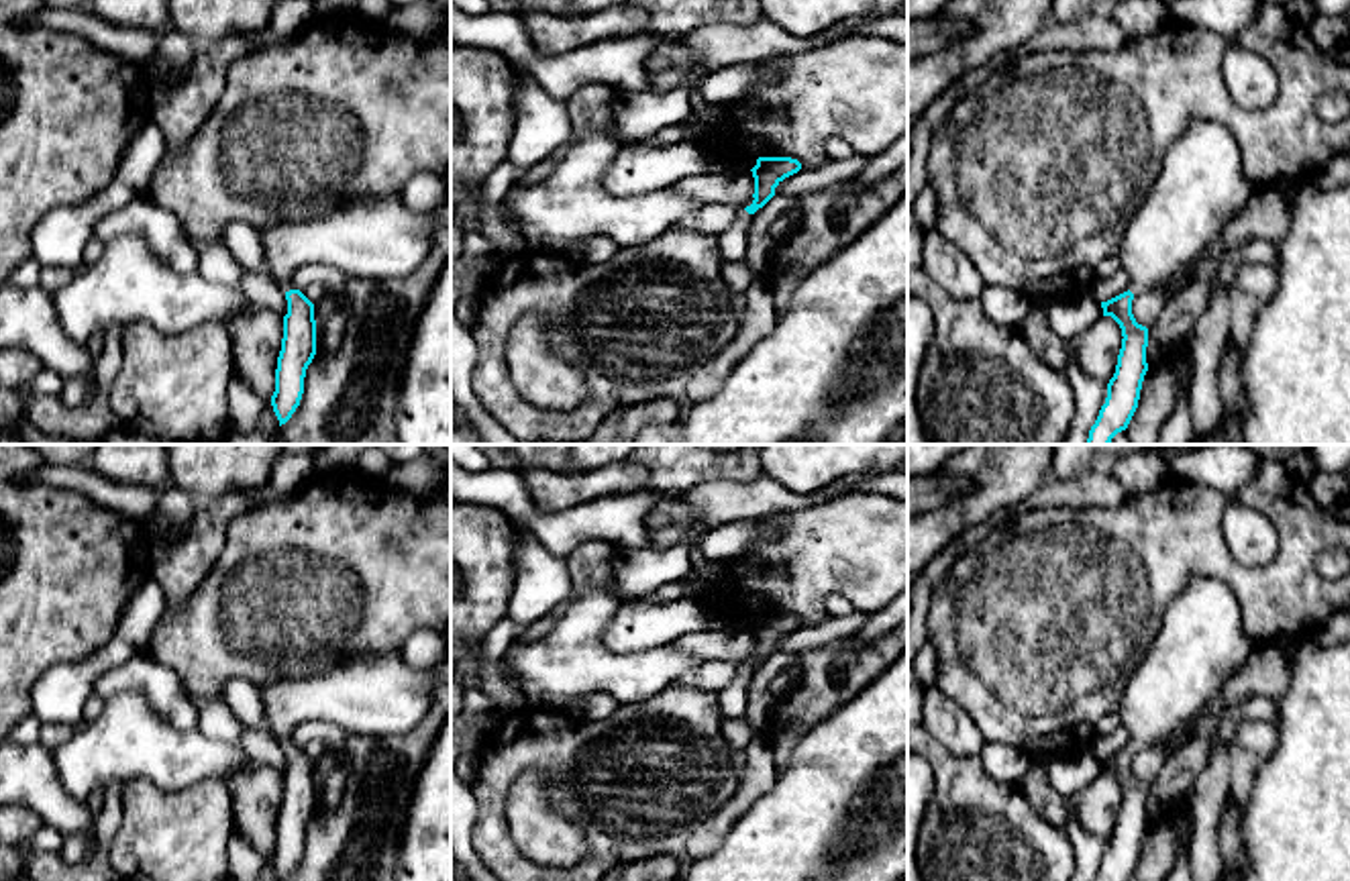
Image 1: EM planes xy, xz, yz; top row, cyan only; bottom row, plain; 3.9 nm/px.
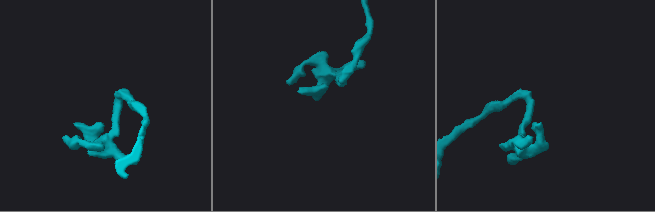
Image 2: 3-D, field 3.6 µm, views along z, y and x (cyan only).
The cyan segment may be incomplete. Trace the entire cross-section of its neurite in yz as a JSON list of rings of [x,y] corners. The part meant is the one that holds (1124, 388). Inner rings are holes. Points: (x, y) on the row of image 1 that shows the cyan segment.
[[[1128,290],[1107,302],[1101,302],[1103,316],[1111,316],[1122,328],[1122,349],[1115,373],[1107,383],[1107,398],[1089,430],[1087,445],[1109,445],[1126,430],[1140,400],[1144,375],[1148,371],[1146,347],[1148,328],[1138,324],[1132,314],[1134,294]]]

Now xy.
[[[400,192],[383,198],[353,198],[322,202],[314,212],[281,218],[265,226],[261,235],[265,267],[288,300],[283,316],[283,339],[275,369],[275,392],[271,396],[279,426],[285,424],[304,394],[306,369],[316,355],[314,304],[290,286],[290,277],[304,265],[330,265],[349,277],[398,279],[414,273],[426,259],[438,226],[451,226],[451,198],[428,212],[412,212]]]

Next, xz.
[[[759,157],[750,169],[755,177],[752,204],[738,210],[736,220],[718,235],[718,251],[722,261],[734,263],[744,259],[744,241],[752,214],[763,208],[773,196],[775,188],[789,175],[797,173],[801,163],[791,157]]]

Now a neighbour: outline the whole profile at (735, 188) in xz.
[[[750,169],[697,173],[679,179],[673,190],[699,206],[716,202],[746,208],[755,200],[755,177]]]

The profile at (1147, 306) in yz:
[[[1158,292],[1134,294],[1132,314],[1138,324],[1150,326],[1162,312],[1166,296]]]

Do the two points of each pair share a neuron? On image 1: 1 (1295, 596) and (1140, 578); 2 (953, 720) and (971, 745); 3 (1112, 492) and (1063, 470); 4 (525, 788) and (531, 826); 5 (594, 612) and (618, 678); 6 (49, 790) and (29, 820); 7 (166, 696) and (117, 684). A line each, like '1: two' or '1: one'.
1: one
2: one
3: two
4: one
5: one
6: two
7: one

